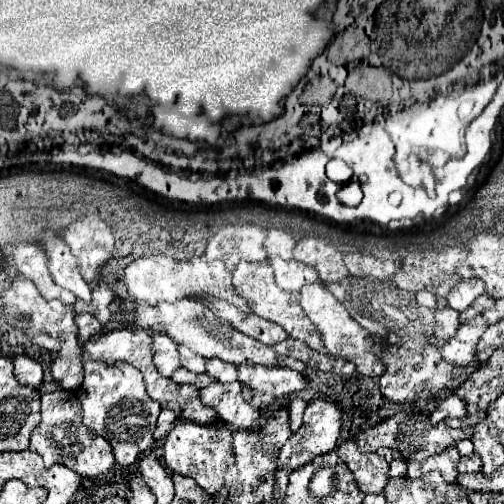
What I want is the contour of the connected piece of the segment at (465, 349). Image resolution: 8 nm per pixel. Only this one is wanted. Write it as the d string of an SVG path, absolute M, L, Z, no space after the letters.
M478 315L472 321L466 321L460 325L460 329L456 331L454 337L450 337L448 341L442 341L442 357L444 361L452 363L452 365L470 365L476 357L476 345L480 341L480 335L488 329L488 321Z

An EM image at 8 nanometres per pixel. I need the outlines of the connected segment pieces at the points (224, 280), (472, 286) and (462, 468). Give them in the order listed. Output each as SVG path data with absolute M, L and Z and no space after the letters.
M152 255L134 259L124 269L124 283L128 295L136 303L156 305L160 299L180 299L180 297L196 297L202 299L204 295L214 295L216 299L226 299L228 303L236 305L240 311L248 311L250 305L244 301L236 289L232 287L232 275L224 267L222 261L212 261L210 265L198 257L192 259L168 259L166 255Z
M478 279L462 281L452 289L452 295L448 295L448 305L456 311L466 311L472 305L472 301L482 293L484 293L484 283L480 283Z
M478 455L462 457L456 469L458 469L458 473L480 473L480 471L482 471L482 467L480 467L480 457L478 457Z

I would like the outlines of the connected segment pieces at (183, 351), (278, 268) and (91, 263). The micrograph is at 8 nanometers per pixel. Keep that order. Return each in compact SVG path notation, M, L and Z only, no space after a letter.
M180 345L180 361L182 361L182 367L186 367L188 371L194 371L194 373L206 371L206 359L202 355L190 351L186 345Z
M272 259L270 263L274 267L278 287L286 291L300 291L302 285L320 281L318 271L310 265L304 265L298 261L282 261L282 259Z
M86 215L72 223L64 233L64 241L70 245L72 253L78 257L78 267L86 283L96 283L102 267L112 257L114 235L110 227L96 215Z

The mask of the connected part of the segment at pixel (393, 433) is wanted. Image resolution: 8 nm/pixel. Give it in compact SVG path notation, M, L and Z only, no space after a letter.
M400 411L394 417L378 423L378 425L362 431L362 433L358 433L354 439L360 441L360 449L362 451L376 451L378 447L392 447L392 449L400 451L404 459L424 461L424 459L428 459L432 455L438 455L440 451L448 449L450 445L456 445L458 441L472 437L472 429L470 427L452 429L452 427L446 427L446 423L438 423L434 427L428 419L426 419L426 423L418 421L418 415L420 413L414 413L414 411Z

